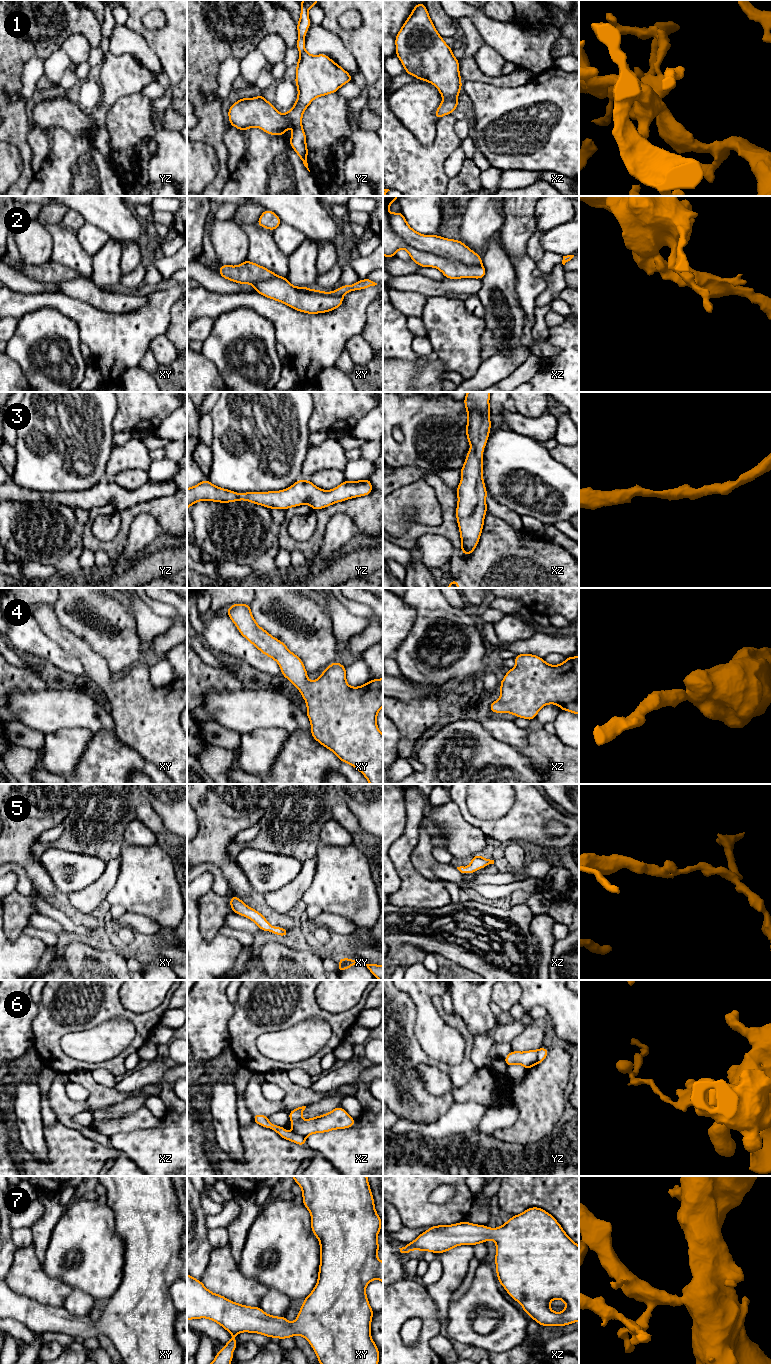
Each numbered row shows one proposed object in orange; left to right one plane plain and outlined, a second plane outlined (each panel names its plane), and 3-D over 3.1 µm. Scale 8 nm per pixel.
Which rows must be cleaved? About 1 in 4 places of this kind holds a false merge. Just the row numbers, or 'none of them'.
2, 6

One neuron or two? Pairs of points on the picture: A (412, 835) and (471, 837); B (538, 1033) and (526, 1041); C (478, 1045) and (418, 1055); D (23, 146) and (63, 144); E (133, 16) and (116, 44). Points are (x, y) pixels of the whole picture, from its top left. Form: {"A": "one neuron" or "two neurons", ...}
{"A": "two neurons", "B": "one neuron", "C": "two neurons", "D": "two neurons", "E": "two neurons"}

